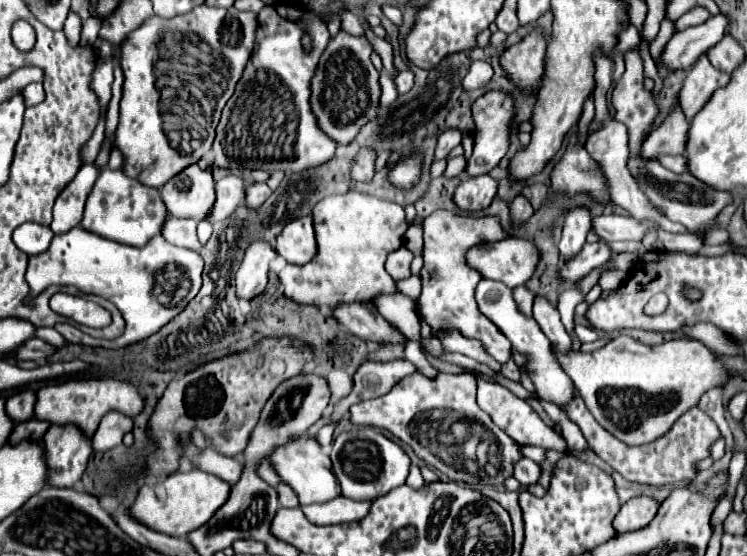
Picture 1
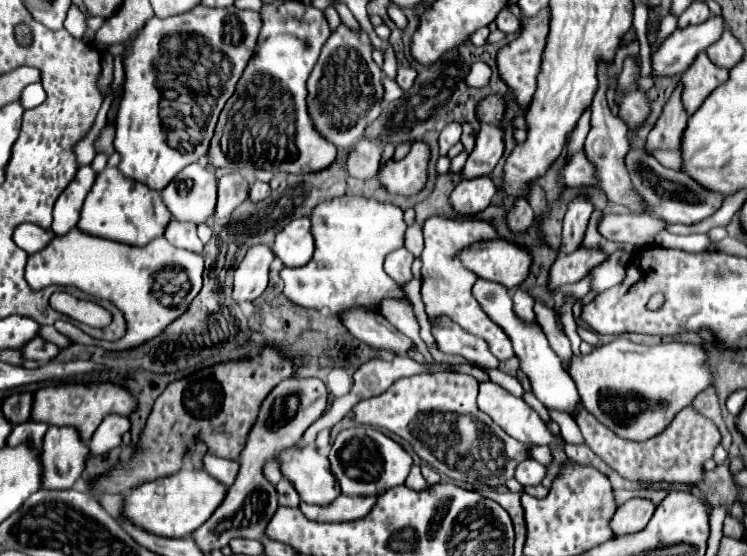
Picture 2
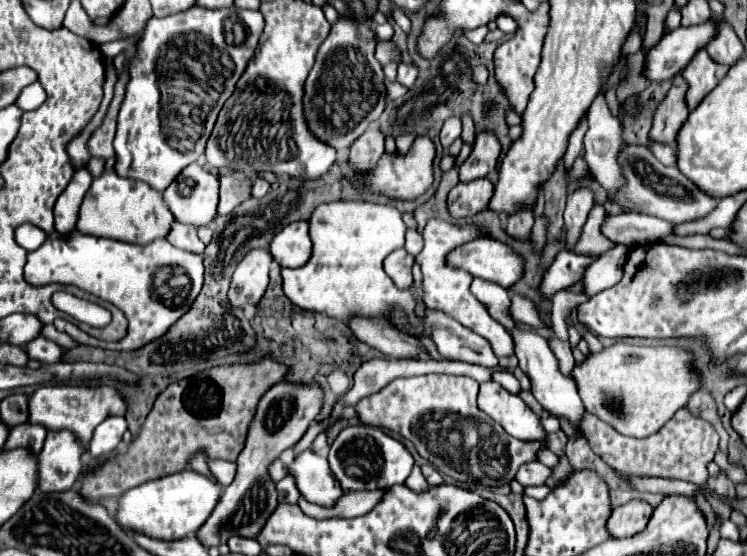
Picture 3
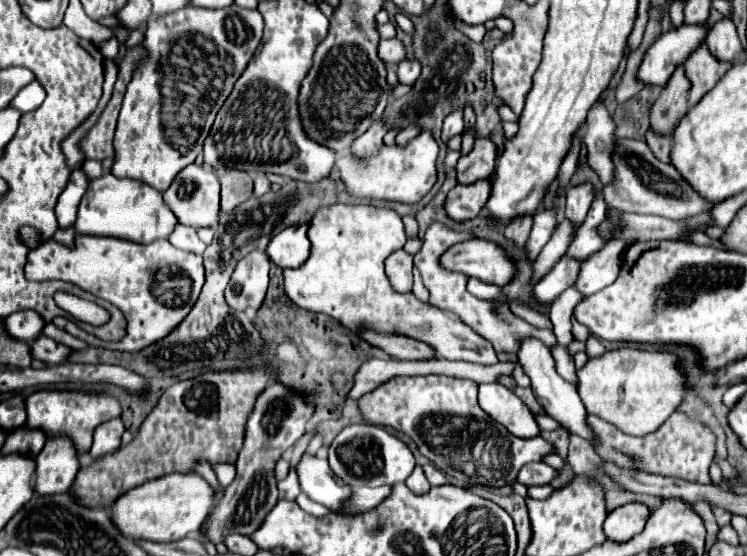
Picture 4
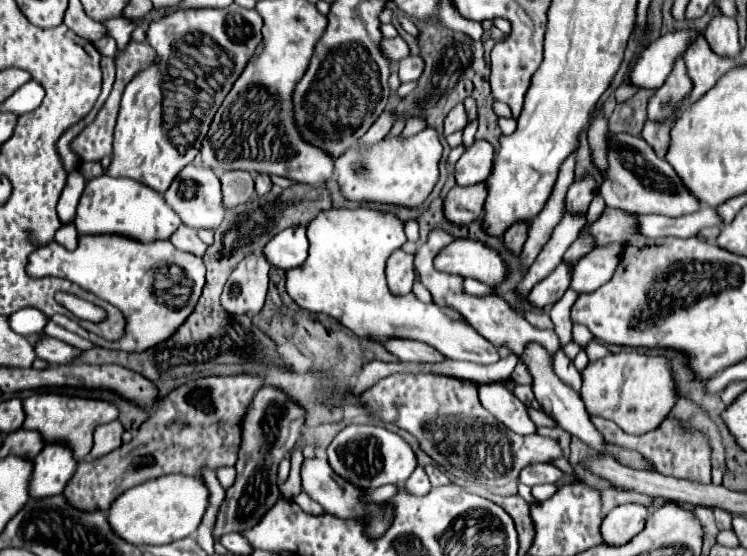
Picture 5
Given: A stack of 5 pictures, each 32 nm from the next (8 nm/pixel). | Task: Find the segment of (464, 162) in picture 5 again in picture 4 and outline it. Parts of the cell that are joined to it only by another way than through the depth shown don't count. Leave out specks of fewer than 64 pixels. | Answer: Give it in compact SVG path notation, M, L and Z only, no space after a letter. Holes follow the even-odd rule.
M476 138L472 152L458 160L458 182L472 184L476 180L490 178L496 168L496 154L498 148L490 138Z

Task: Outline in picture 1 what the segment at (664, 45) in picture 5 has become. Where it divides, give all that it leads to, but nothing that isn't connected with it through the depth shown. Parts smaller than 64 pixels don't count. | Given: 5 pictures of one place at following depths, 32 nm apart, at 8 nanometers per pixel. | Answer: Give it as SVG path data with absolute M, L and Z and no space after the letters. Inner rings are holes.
M718 14L708 18L700 26L692 26L684 32L676 32L664 48L662 62L672 68L690 68L702 54L706 54L712 46L716 46L728 32L730 20L726 14Z

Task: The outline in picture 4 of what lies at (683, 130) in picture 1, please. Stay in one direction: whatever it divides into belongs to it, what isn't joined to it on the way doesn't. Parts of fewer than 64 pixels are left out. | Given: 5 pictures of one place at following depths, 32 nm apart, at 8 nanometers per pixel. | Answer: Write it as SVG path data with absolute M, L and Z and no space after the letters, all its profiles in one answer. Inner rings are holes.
M680 66L668 80L668 86L664 88L664 92L660 94L656 104L652 106L650 122L652 122L652 128L656 134L672 136L678 122L686 116L686 112L690 108L688 90L690 90L690 82L684 76L684 66Z

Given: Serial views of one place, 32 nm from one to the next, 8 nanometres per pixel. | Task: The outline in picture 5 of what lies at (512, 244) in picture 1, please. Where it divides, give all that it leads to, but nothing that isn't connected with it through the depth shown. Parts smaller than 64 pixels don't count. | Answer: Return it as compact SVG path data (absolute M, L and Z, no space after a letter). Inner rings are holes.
M456 240L446 246L436 256L436 268L464 278L476 278L490 286L498 286L508 276L508 266L500 254L478 240Z

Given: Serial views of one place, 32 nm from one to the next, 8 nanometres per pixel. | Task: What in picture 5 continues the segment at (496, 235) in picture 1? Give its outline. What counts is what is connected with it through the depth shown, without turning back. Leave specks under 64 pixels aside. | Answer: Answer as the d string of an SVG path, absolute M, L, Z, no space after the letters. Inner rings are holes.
M432 228L432 232L428 234L428 240L426 244L420 246L420 250L416 252L414 256L414 266L416 270L420 272L420 278L422 278L422 284L430 290L432 294L432 302L438 304L438 306L448 306L452 310L456 310L466 324L470 324L480 336L484 336L486 340L490 340L496 348L500 346L508 346L510 352L514 352L516 356L520 356L524 352L524 346L528 342L538 342L542 344L550 356L554 356L554 352L560 348L560 342L558 342L558 336L554 330L538 330L534 326L530 326L522 316L518 316L516 312L512 312L512 308L508 306L506 300L502 298L478 298L478 296L470 296L464 292L464 278L462 276L456 276L456 274L448 274L448 272L440 272L436 270L434 266L434 258L436 254L448 246L450 242L458 240L456 236L448 234L446 230L442 228Z

